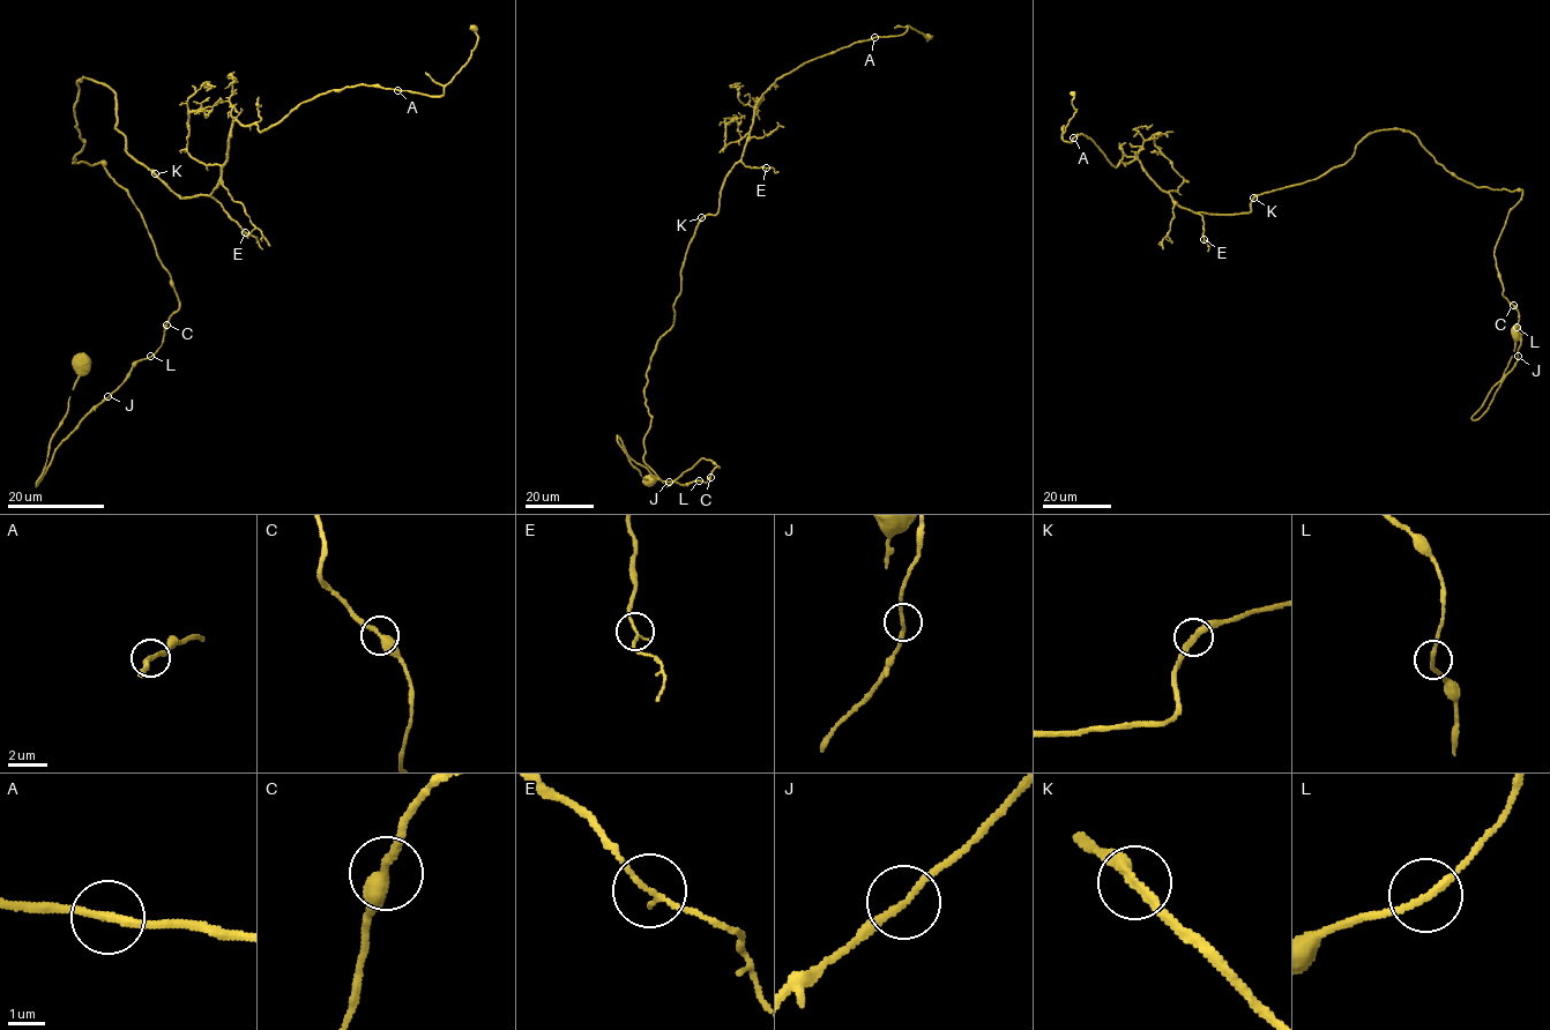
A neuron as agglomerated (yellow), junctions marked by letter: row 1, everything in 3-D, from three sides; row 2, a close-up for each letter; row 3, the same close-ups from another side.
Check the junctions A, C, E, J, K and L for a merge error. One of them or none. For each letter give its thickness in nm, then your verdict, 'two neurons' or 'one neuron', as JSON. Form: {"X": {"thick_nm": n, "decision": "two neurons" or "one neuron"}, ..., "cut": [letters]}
{"A": {"thick_nm": 200, "decision": "one neuron"}, "C": {"thick_nm": 360, "decision": "one neuron"}, "E": {"thick_nm": 140, "decision": "one neuron"}, "J": {"thick_nm": 170, "decision": "one neuron"}, "K": {"thick_nm": 260, "decision": "one neuron"}, "L": {"thick_nm": 200, "decision": "one neuron"}, "cut": []}

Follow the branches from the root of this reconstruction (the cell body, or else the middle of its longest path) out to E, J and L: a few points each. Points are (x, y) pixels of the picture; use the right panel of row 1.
E: (1515, 333), (1473, 419), (1518, 358), (1493, 251), (1522, 191), (1401, 129), (1198, 213), (1204, 238)
J: (1515, 333), (1512, 333), (1514, 350), (1504, 377), (1473, 419), (1477, 419), (1487, 409), (1518, 357)
L: (1515, 333), (1504, 377), (1473, 419), (1487, 409), (1517, 360), (1517, 327)

